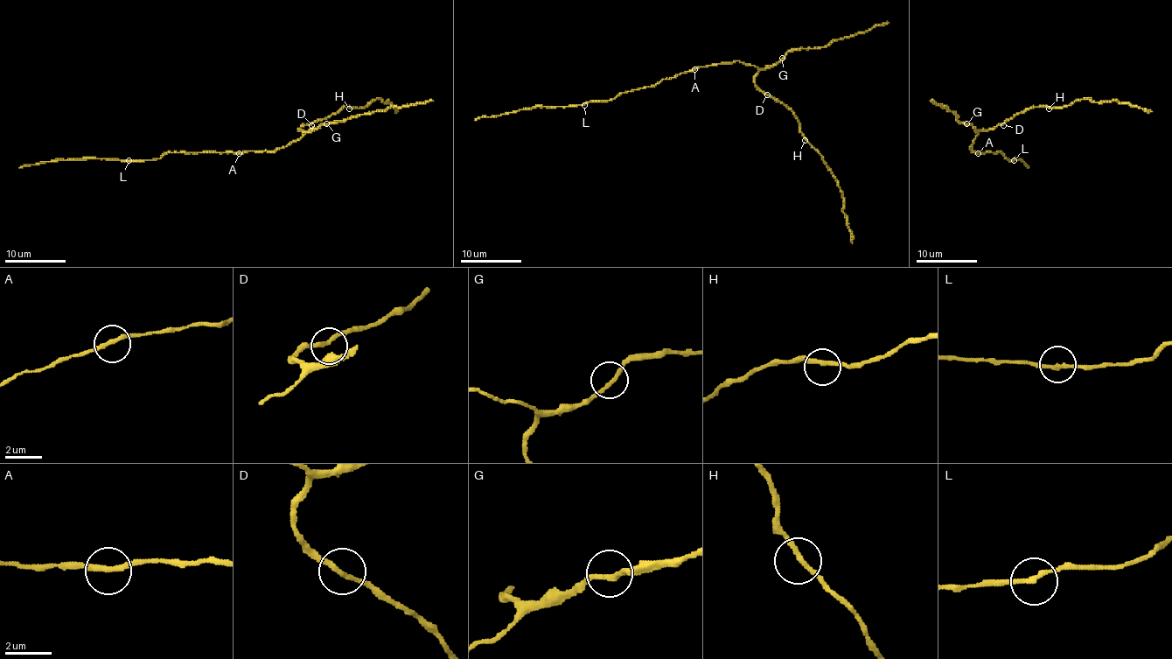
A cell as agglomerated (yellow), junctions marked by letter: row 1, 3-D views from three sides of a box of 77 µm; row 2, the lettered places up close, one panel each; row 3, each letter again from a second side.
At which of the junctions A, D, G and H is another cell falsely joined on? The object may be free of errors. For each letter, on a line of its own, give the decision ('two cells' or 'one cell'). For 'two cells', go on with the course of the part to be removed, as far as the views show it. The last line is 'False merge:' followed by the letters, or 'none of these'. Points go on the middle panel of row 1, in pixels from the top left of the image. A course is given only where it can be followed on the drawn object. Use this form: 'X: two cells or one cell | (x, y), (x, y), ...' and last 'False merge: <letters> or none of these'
A: one cell
D: one cell
G: one cell
H: one cell
False merge: none of these

